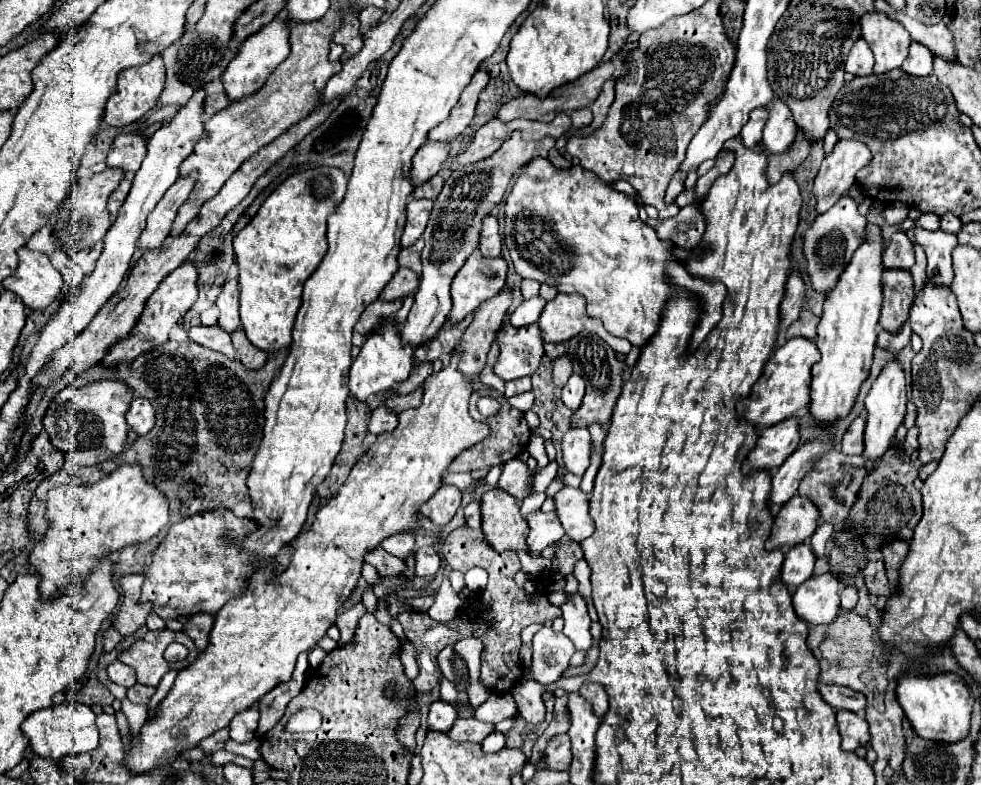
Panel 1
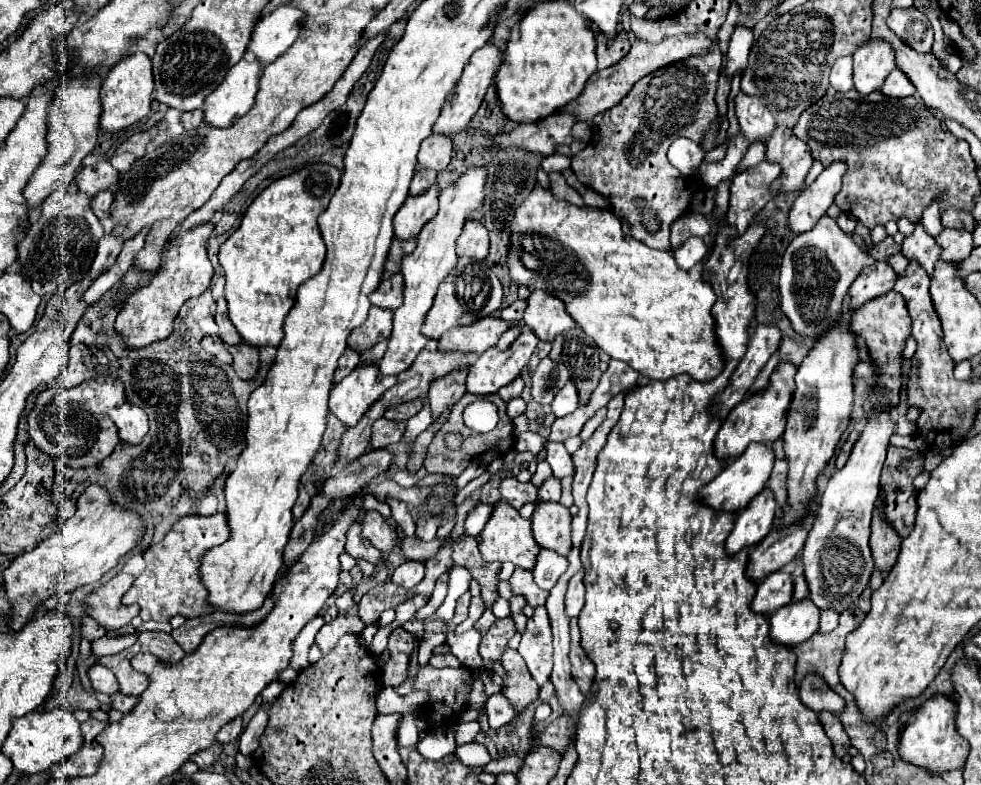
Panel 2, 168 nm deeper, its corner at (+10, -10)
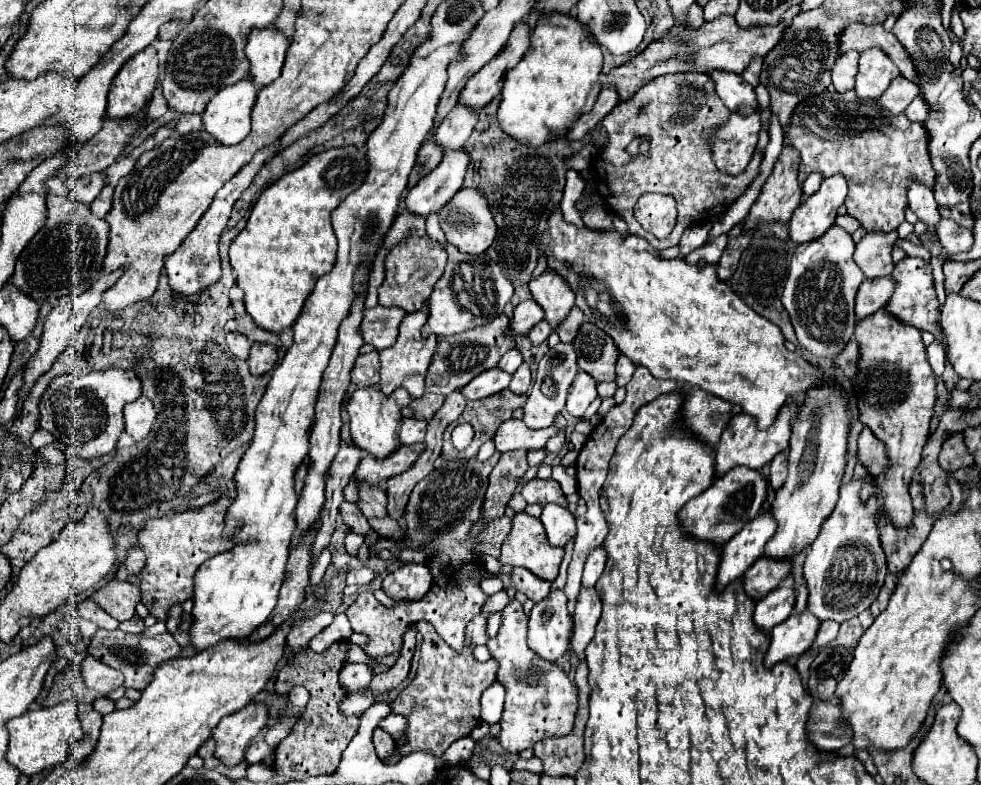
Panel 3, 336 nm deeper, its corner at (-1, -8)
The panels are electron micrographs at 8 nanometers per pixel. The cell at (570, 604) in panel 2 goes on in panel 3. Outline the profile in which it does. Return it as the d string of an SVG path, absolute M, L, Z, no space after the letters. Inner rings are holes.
M595 549L595 551L587 557L585 571L583 571L583 587L585 587L585 589L595 587L597 579L599 579L601 573L603 573L605 559L607 559L607 557L605 557L605 549Z

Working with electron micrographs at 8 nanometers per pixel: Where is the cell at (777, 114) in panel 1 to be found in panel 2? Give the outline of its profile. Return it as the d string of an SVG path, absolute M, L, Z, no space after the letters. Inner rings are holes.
M740 91L734 97L734 107L736 107L736 119L738 119L738 125L740 125L740 131L750 141L756 141L756 139L766 141L772 135L776 123L774 123L772 113L762 103L762 99L744 95Z

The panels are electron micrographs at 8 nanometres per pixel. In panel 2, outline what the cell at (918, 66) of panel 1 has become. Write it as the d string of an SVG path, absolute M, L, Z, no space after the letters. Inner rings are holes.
M894 69L886 77L880 91L882 91L882 95L886 95L890 99L904 99L904 97L914 95L914 85L908 81L908 77L900 69Z

